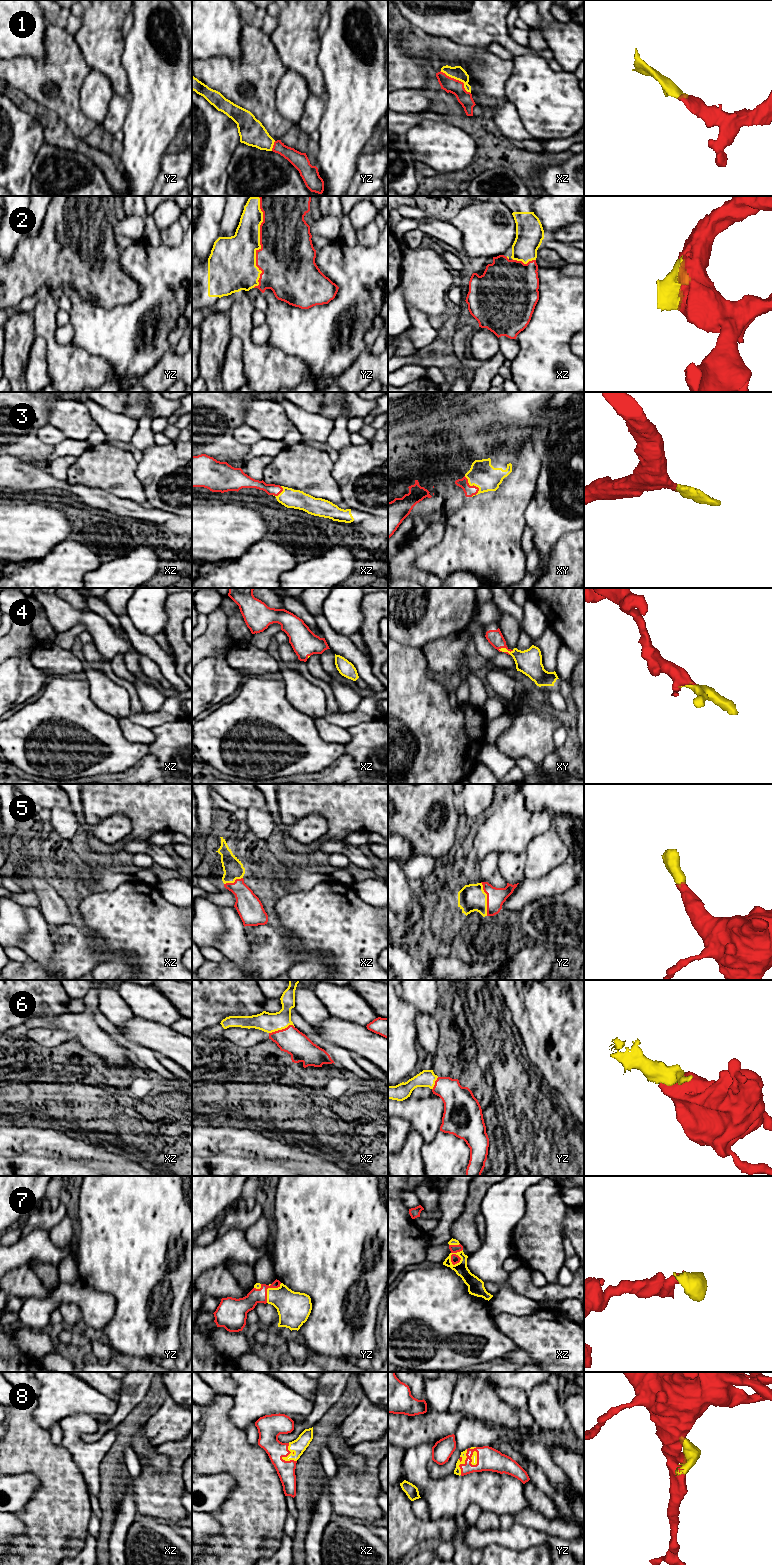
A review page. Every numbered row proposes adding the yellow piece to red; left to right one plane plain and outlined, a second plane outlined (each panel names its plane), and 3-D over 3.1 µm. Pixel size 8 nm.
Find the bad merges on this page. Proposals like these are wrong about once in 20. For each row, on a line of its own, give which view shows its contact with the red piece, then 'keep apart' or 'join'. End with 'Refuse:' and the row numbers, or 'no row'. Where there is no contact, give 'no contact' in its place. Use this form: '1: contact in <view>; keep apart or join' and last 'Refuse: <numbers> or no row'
1: contact in xz; join
2: contact in yz; join
3: contact in xy; join
4: contact in xy; join
5: contact in yz; join
6: contact in xz; join
7: contact in xz; join
8: contact in yz; join
Refuse: no row

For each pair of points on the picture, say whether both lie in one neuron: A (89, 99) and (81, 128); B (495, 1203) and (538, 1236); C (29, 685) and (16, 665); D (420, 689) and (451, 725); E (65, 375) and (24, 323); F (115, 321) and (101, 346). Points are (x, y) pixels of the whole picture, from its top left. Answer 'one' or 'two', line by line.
A: two
B: two
C: one
D: one
E: two
F: one

